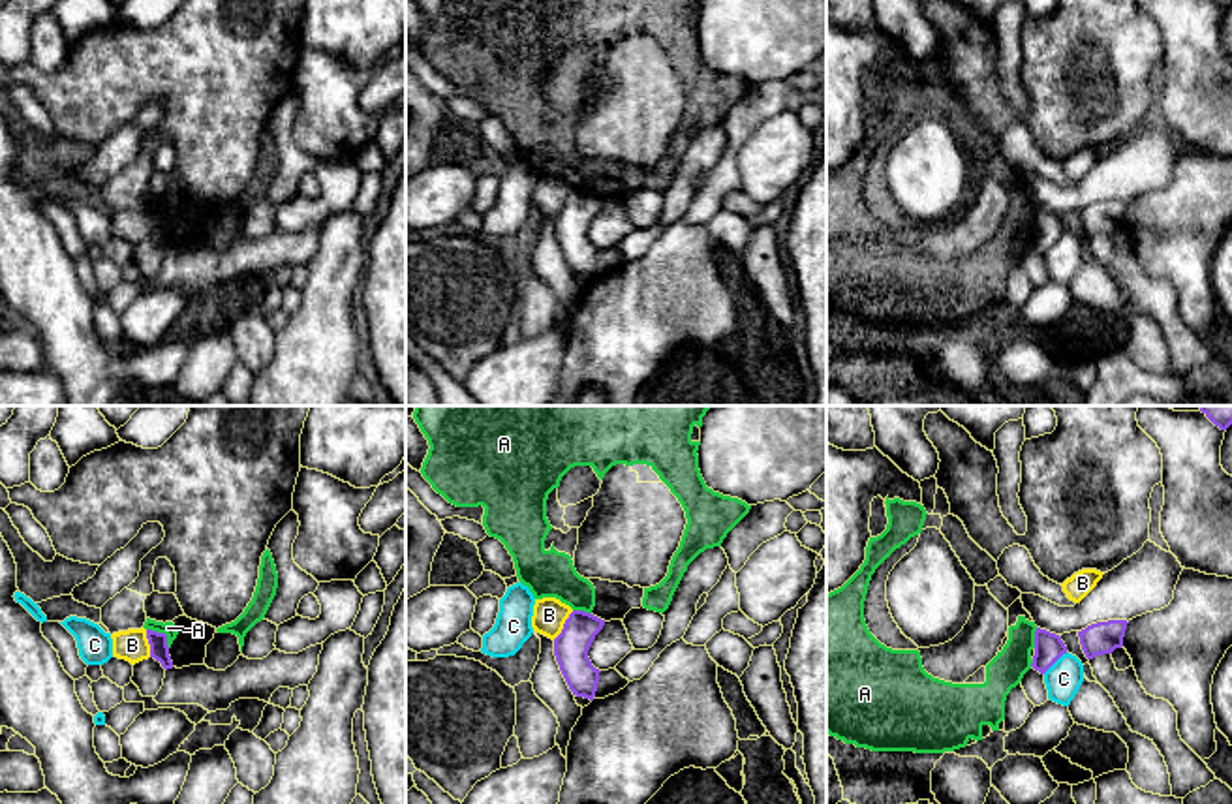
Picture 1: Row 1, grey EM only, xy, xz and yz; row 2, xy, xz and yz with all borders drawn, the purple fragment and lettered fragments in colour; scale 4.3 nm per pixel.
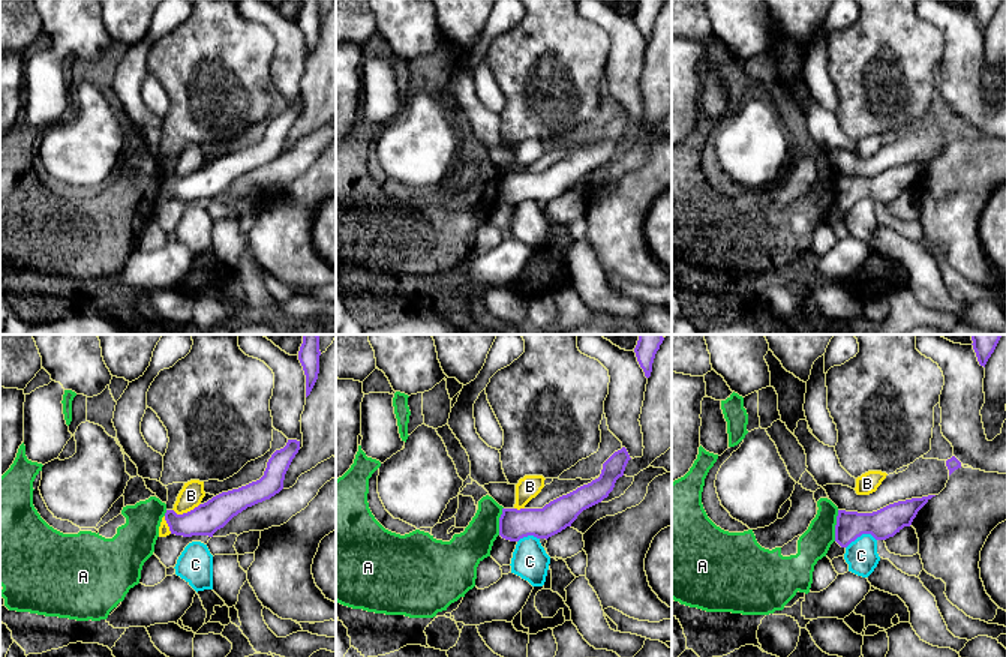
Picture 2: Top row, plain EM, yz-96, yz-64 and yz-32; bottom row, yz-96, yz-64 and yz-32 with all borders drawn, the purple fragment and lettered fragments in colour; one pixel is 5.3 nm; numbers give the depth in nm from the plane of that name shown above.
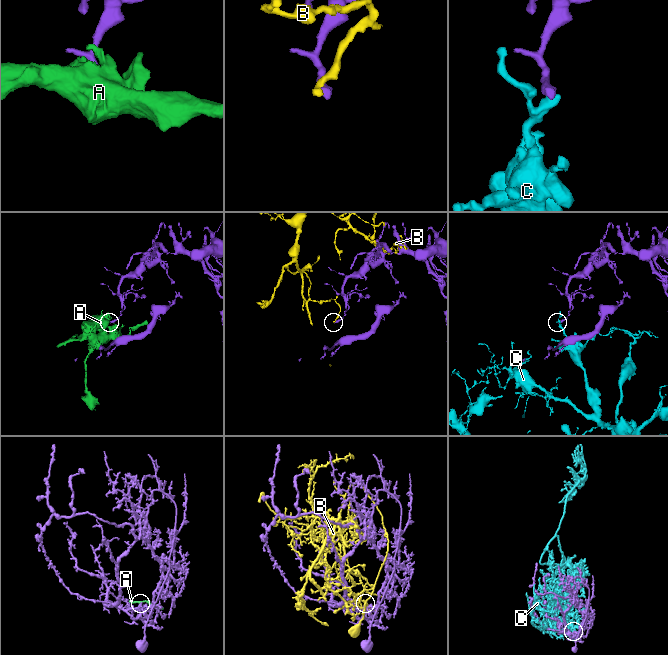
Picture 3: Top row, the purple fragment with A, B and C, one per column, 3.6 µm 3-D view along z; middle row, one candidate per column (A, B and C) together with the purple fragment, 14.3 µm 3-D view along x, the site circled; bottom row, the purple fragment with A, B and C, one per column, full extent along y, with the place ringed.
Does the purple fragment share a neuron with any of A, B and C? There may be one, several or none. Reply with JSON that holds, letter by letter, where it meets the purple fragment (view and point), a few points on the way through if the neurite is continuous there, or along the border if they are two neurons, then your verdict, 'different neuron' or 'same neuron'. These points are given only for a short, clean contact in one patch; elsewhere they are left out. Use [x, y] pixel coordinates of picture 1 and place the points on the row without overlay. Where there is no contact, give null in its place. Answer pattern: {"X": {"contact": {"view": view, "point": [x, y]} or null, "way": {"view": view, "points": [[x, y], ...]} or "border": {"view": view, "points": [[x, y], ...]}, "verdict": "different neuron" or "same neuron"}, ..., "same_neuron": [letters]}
{"A": {"contact": {"view": "xy", "point": [162, 213]}, "border": {"view": "xy", "points": [[147, 207], [164, 213], [169, 226]]}, "verdict": "different neuron"}, "B": {"contact": {"view": "xz", "point": [564, 205]}, "verdict": "different neuron"}, "C": {"contact": {"view": "yz", "point": [1054, 241]}, "border": {"view": "yz", "points": [[1067, 231], [1043, 252]]}, "verdict": "different neuron"}, "same_neuron": []}

